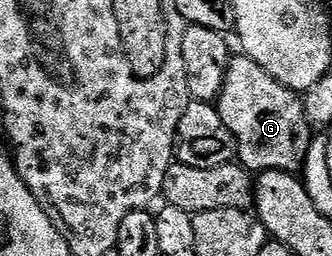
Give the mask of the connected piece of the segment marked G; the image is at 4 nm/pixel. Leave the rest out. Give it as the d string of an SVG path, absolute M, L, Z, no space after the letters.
M247 55L233 56L228 62L226 79L218 98L222 123L230 127L236 140L239 164L253 174L282 171L299 174L312 142L308 114L301 94L274 79Z

